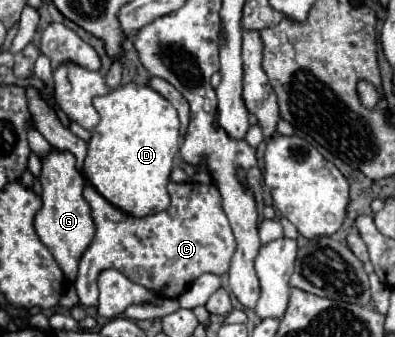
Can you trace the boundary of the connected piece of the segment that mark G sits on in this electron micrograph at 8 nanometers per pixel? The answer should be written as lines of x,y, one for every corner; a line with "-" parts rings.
53,150
41,162
43,162
43,170
41,170
39,180
43,186
43,194
41,194
43,206
35,216
35,230
37,230
39,240
51,250
55,262
59,264
59,268
65,274
65,278
69,282
75,282
79,260
95,236
91,208
83,198
85,180
75,168
75,156
71,156
69,152

